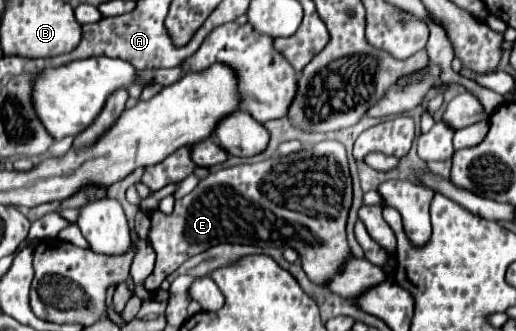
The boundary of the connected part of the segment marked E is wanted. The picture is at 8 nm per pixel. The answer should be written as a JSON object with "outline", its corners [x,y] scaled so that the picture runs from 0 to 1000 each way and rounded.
{"outline":[[[624,432],[624,456],[578,456],[547,474],[547,498],[578,498],[578,505],[516,505],[516,486],[504,492],[473,492],[442,511],[426,511],[407,523],[399,541],[388,541],[380,571],[353,601],[341,601],[341,625],[329,650],[314,637],[291,644],[291,704],[287,728],[302,758],[298,819],[279,843],[283,879],[302,879],[318,837],[337,825],[360,782],[384,770],[426,734],[473,734],[496,746],[539,746],[543,728],[554,746],[566,746],[585,789],[585,813],[601,849],[632,867],[632,855],[655,825],[667,789],[678,782],[674,734],[671,734],[671,656],[682,613],[682,541],[674,523],[671,450],[667,438],[632,438]]]}

